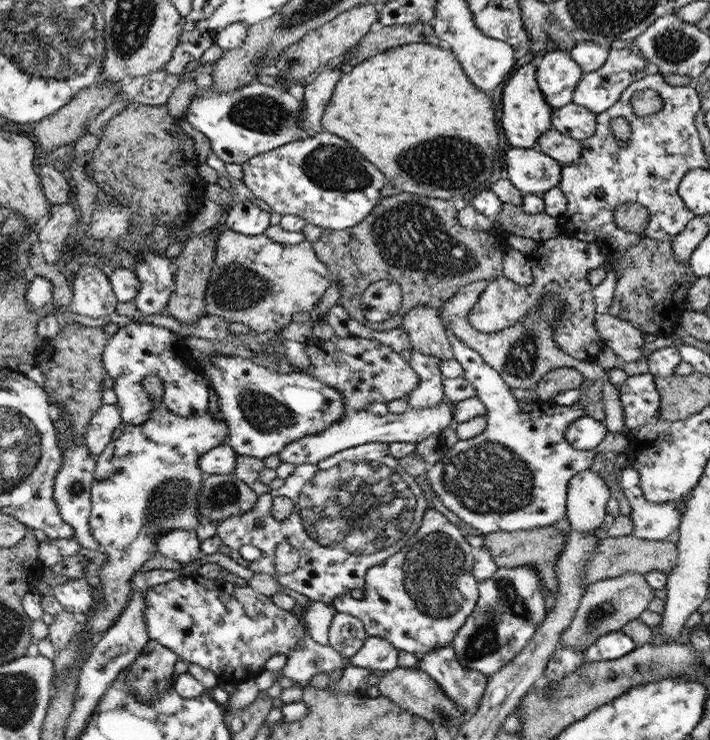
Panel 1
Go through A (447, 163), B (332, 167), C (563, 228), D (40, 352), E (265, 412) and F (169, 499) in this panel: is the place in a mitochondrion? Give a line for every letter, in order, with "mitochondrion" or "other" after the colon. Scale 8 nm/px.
A: mitochondrion
B: mitochondrion
C: other
D: other
E: mitochondrion
F: mitochondrion

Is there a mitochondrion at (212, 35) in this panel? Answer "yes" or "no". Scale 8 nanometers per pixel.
no

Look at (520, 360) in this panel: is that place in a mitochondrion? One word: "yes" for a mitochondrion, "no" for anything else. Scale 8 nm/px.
yes

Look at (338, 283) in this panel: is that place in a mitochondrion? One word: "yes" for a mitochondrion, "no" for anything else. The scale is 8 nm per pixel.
no

